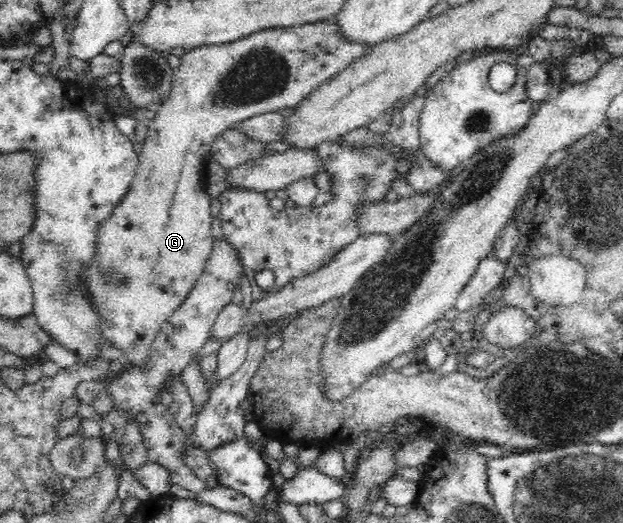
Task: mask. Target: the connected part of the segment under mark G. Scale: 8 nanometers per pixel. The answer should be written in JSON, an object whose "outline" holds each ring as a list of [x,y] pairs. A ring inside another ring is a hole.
{"outline":[[[332,18],[262,30],[235,42],[188,49],[180,57],[169,96],[157,106],[156,115],[148,123],[135,180],[123,200],[98,228],[94,255],[82,268],[83,285],[99,315],[103,339],[110,340],[113,347],[122,350],[131,365],[143,366],[147,362],[159,330],[187,300],[211,256],[215,240],[211,226],[214,217],[203,172],[211,159],[210,147],[217,136],[258,114],[277,112],[281,108],[295,109],[319,86],[373,48],[370,44],[347,40],[338,31],[336,22]]]}

